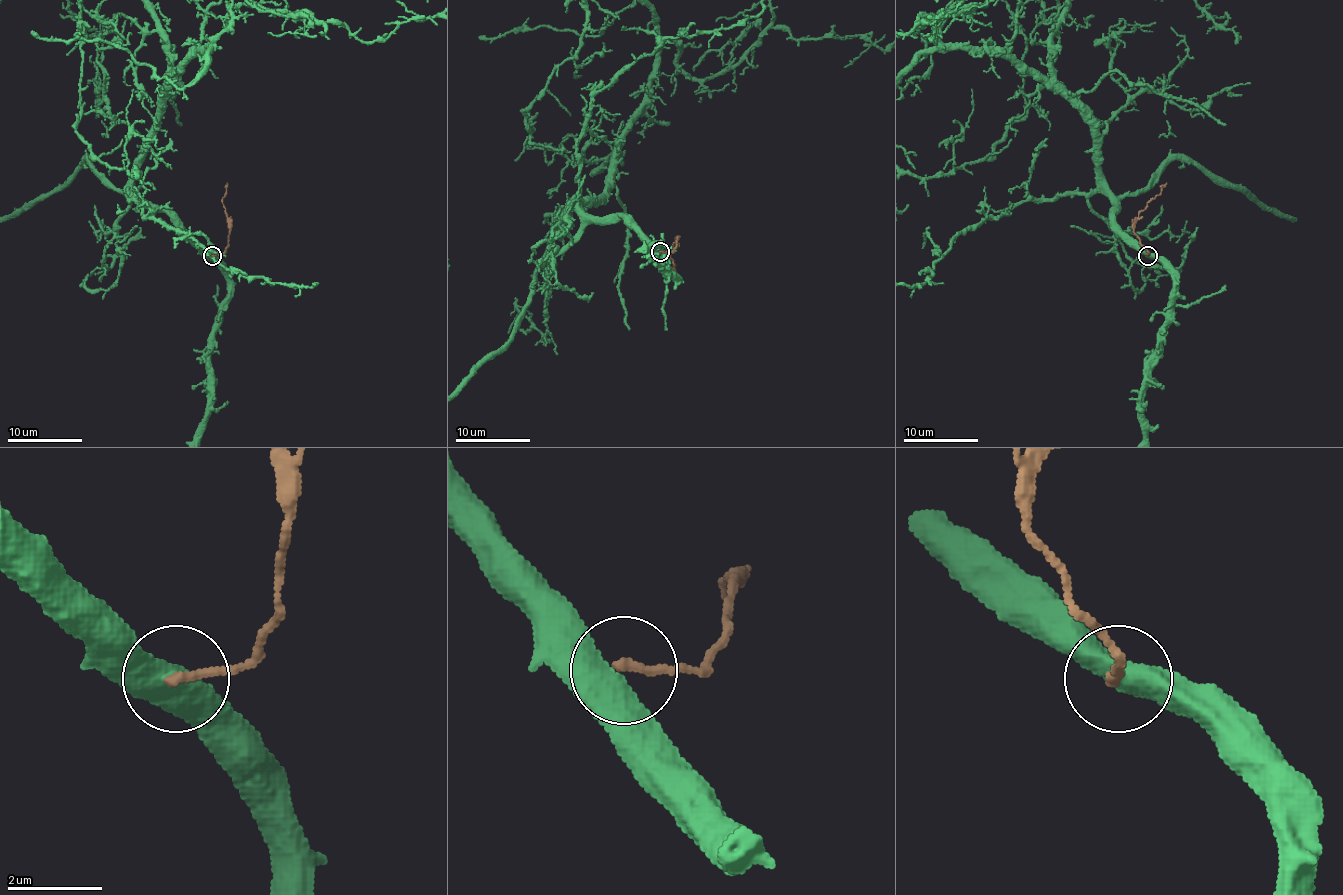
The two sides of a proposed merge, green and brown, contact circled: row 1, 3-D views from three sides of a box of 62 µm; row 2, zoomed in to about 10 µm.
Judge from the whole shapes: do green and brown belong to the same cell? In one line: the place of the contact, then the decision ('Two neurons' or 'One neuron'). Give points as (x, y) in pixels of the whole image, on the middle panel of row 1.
Place: (660, 252). Two neurons

